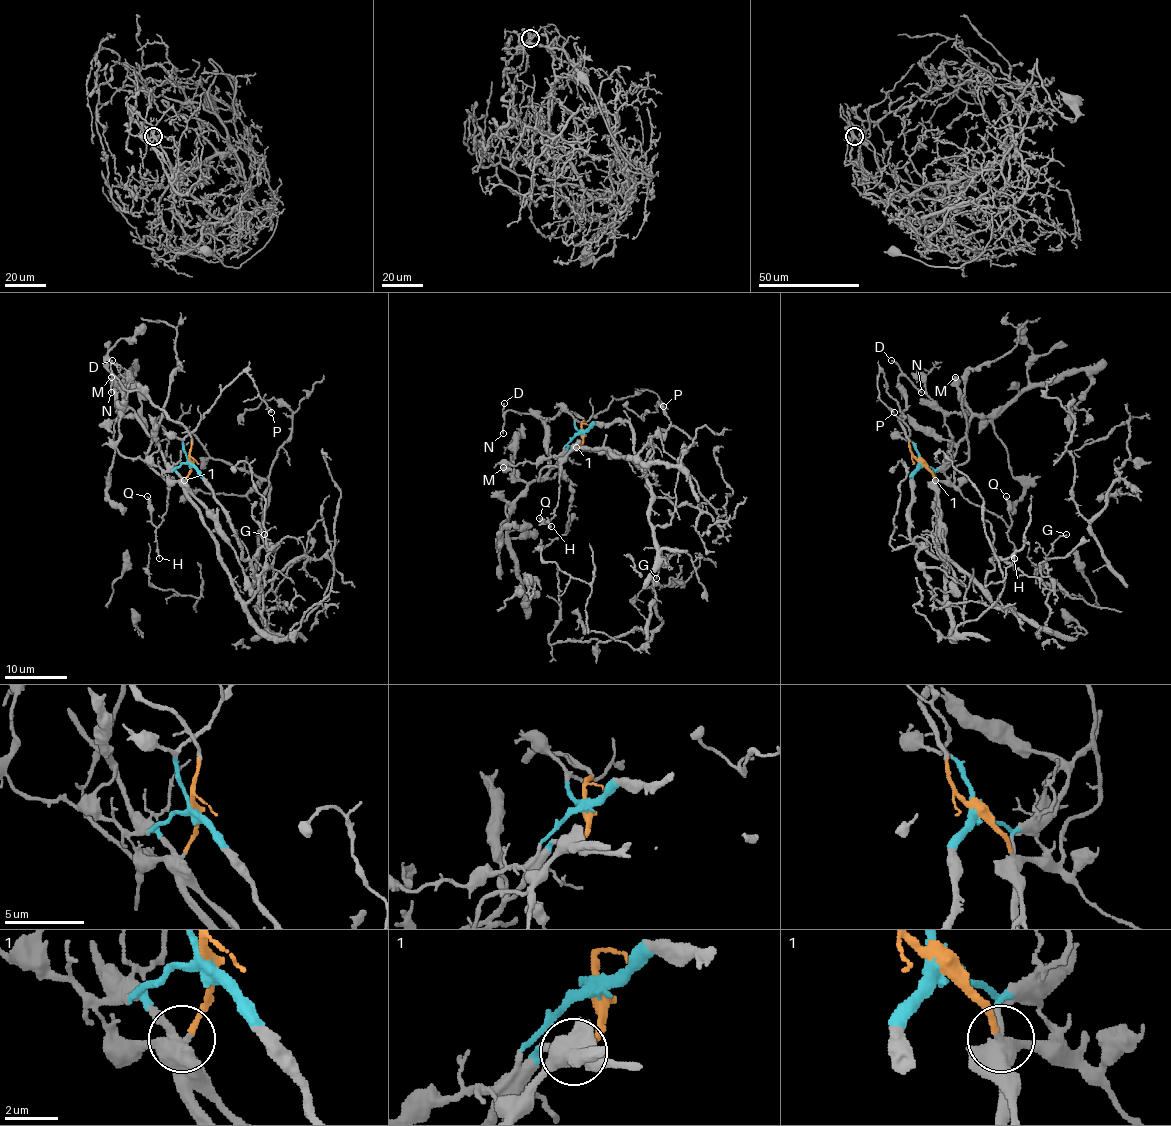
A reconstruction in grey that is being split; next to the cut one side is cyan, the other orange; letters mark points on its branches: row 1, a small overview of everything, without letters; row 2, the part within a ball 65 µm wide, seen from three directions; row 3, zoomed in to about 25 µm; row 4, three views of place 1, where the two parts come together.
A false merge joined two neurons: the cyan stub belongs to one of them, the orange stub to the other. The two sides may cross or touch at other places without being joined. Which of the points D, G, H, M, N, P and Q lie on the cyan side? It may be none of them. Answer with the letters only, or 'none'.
G, M, P

